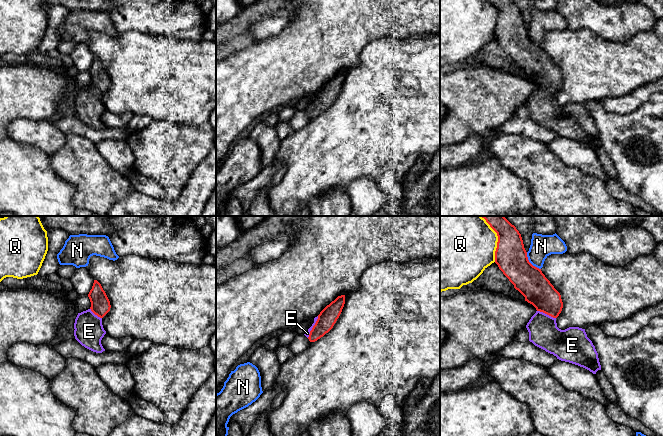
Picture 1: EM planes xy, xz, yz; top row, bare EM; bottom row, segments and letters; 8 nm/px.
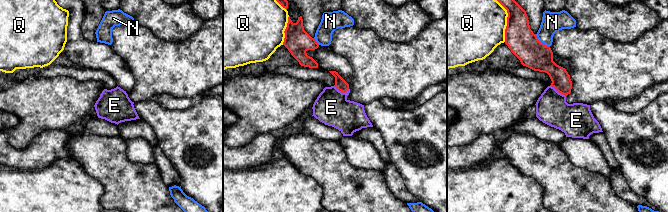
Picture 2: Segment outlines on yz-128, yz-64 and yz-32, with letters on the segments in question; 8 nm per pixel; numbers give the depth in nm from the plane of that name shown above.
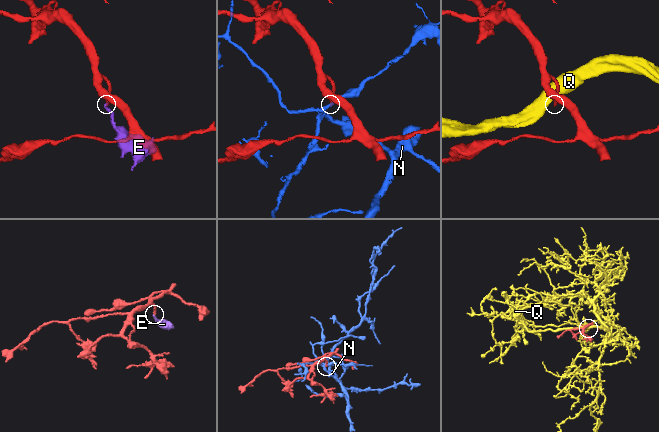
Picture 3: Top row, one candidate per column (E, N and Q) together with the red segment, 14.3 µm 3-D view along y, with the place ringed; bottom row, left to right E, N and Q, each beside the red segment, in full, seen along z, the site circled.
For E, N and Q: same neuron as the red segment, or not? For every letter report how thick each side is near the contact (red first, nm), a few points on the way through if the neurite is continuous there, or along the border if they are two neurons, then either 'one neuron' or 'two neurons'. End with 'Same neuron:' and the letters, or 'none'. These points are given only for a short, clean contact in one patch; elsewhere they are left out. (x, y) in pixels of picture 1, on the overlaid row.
E: 150/40 nm | across xz (328, 316), (313, 327), (307, 333) | one neuron
N: 260/180 nm | two neurons
Q: 260/440 nm | two neurons
Same neuron: E

